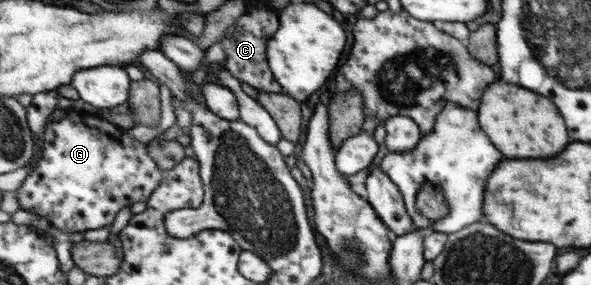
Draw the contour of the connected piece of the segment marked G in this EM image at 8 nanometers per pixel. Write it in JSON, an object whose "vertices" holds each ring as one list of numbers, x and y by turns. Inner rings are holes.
{"vertices":[[70,111,60,121,50,123,47,126,47,133,45,134,45,149,42,155,43,157,39,160,38,166,25,180,24,185,18,190,20,209,46,217,52,226,64,237,72,233,81,233,88,231,88,229,100,229,100,227,104,227,104,225,110,225,110,223,114,221,116,213,118,213,122,207,126,207,126,205,132,206,136,202,147,202,149,198,153,196,153,193,159,188,162,177,164,177,164,172,158,168,158,165,152,161,150,155,148,155,144,143,136,141,132,135,126,135,124,129,116,127,115,124,104,120,104,118,80,111]]}

